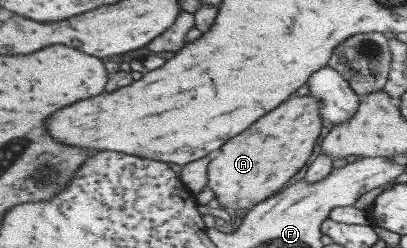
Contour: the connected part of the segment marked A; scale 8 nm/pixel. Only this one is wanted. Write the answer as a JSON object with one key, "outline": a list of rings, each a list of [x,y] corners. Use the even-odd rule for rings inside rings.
{"outline":[[[315,95],[293,96],[283,106],[260,118],[245,133],[229,140],[208,166],[208,186],[214,191],[215,200],[226,210],[250,210],[255,205],[271,198],[303,168],[311,152],[323,134],[321,99]]]}

